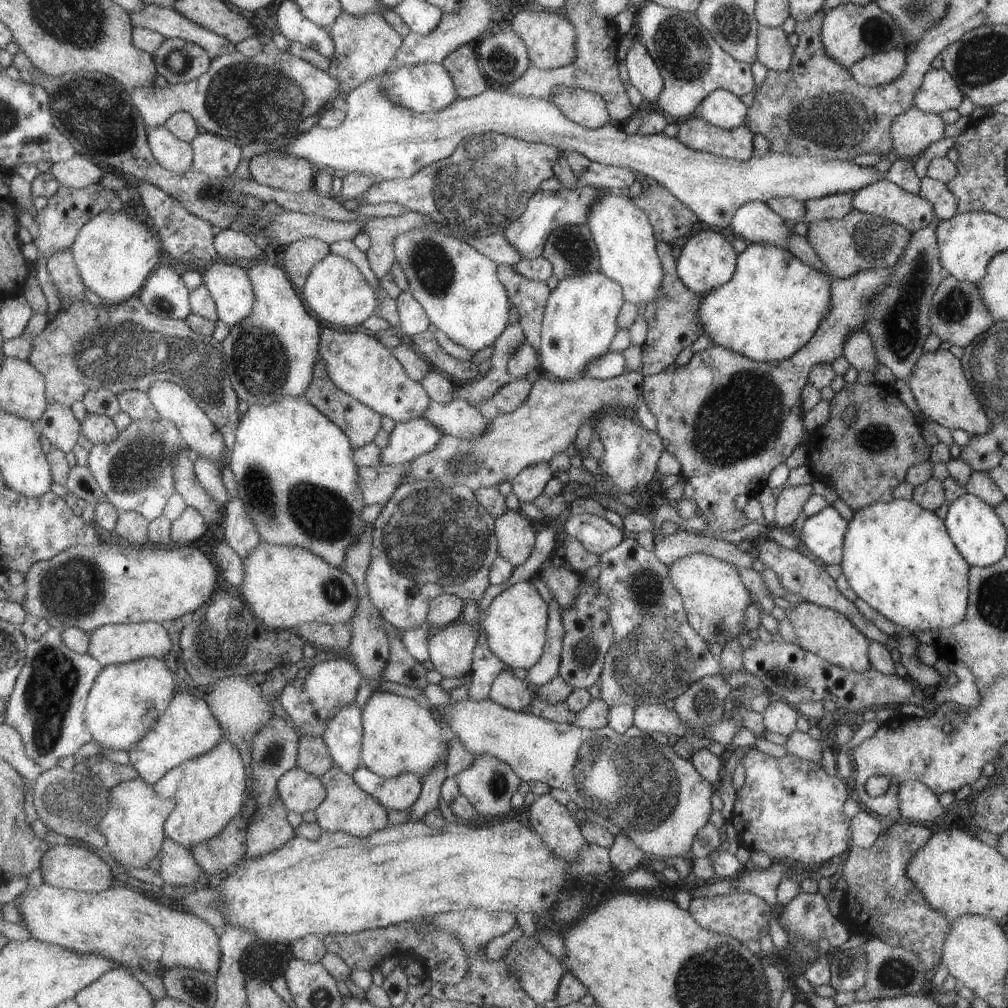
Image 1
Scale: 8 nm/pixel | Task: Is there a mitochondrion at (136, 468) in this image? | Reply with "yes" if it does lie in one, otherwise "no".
yes

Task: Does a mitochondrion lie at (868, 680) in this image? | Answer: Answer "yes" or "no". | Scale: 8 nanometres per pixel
yes

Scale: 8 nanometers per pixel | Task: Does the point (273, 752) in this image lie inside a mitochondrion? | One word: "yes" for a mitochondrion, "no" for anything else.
yes

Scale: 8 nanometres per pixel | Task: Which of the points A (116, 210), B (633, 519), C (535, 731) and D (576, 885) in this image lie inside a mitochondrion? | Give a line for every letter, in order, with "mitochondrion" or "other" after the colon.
A: other
B: other
C: other
D: other

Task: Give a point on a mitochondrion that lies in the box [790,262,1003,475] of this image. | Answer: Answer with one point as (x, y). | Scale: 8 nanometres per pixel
(954, 308)

